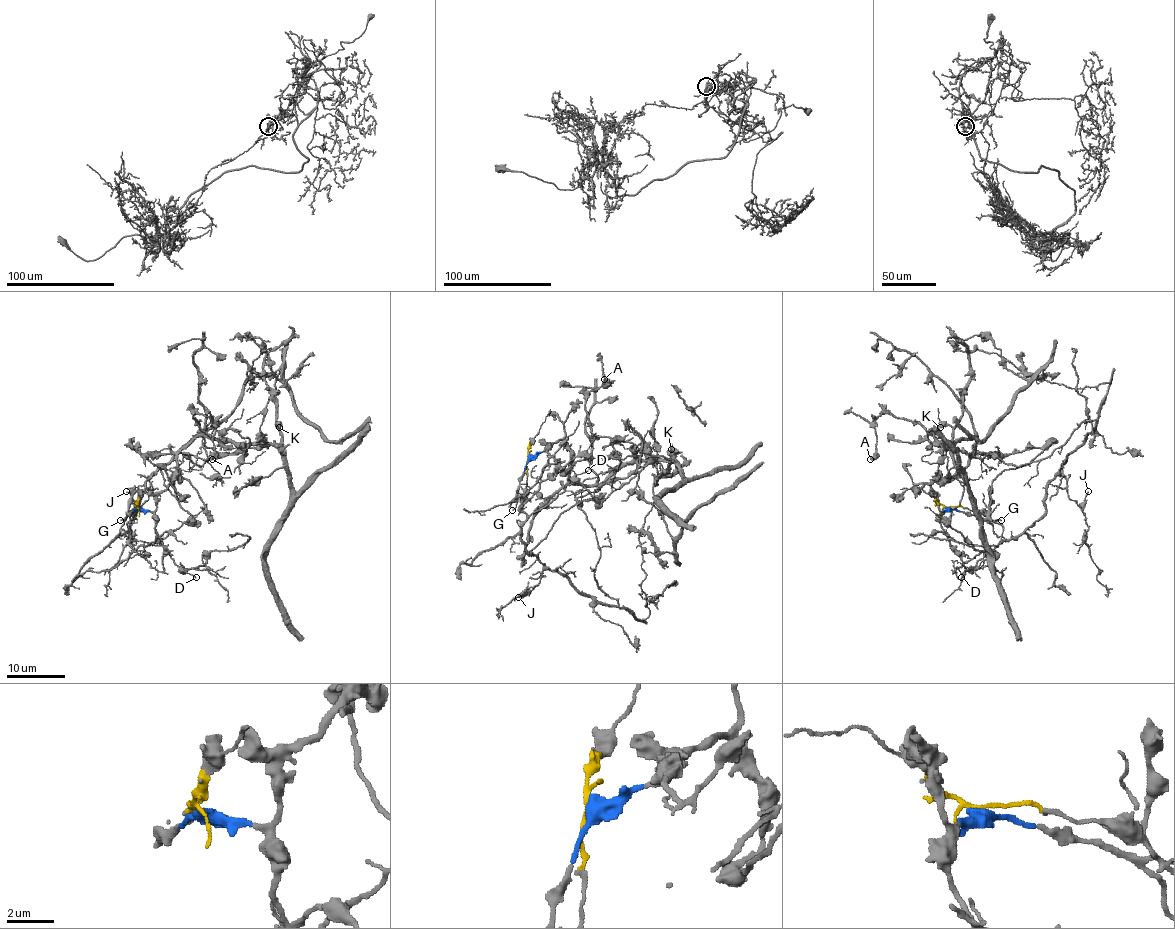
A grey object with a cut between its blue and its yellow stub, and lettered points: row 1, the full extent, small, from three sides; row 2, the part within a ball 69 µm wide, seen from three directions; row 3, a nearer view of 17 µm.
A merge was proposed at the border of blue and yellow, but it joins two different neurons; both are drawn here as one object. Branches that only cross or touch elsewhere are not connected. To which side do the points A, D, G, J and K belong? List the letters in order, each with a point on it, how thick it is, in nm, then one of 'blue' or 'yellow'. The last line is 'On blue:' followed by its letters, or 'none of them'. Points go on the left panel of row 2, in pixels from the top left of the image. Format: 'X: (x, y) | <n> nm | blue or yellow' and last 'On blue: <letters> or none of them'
A: (212, 459) | 440 nm | blue
D: (196, 577) | 130 nm | yellow
G: (120, 520) | 120 nm | blue
J: (126, 491) | 140 nm | yellow
K: (279, 427) | 480 nm | blue
On blue: A, G, K

